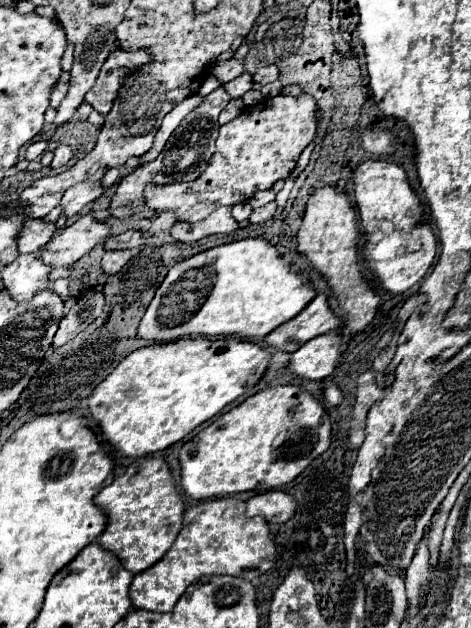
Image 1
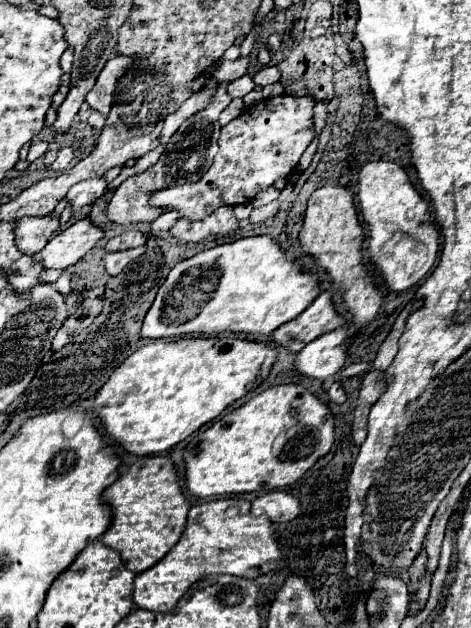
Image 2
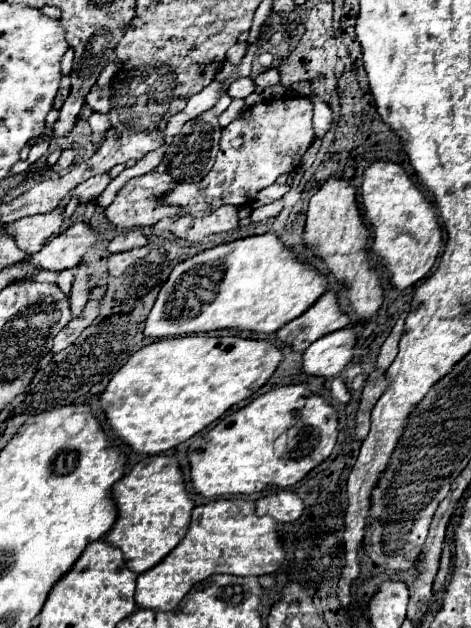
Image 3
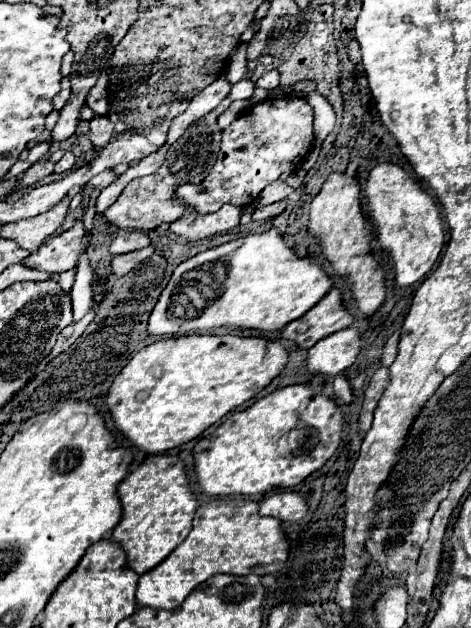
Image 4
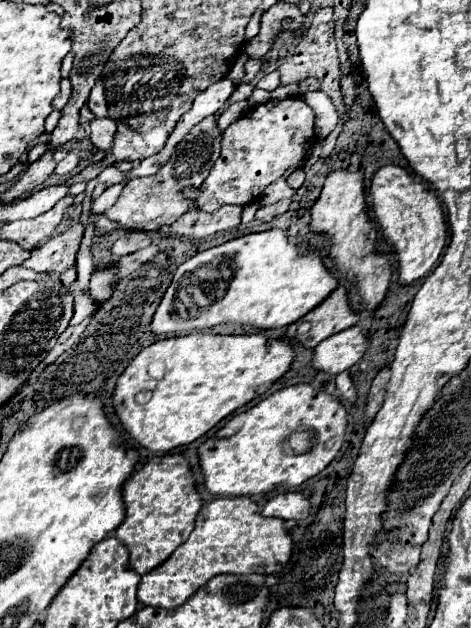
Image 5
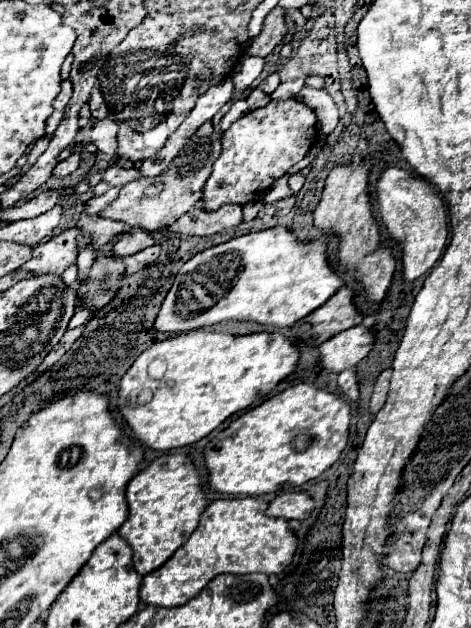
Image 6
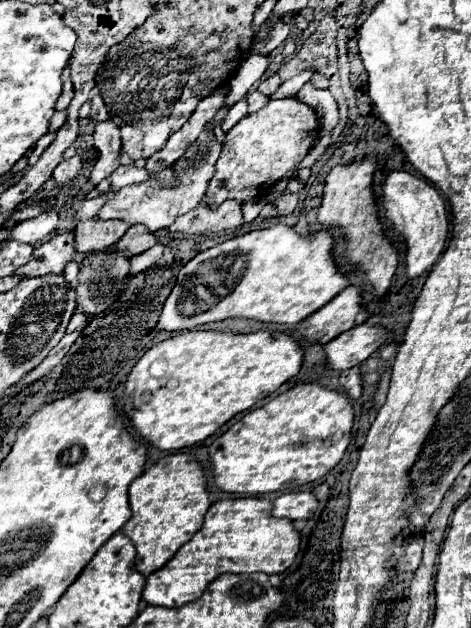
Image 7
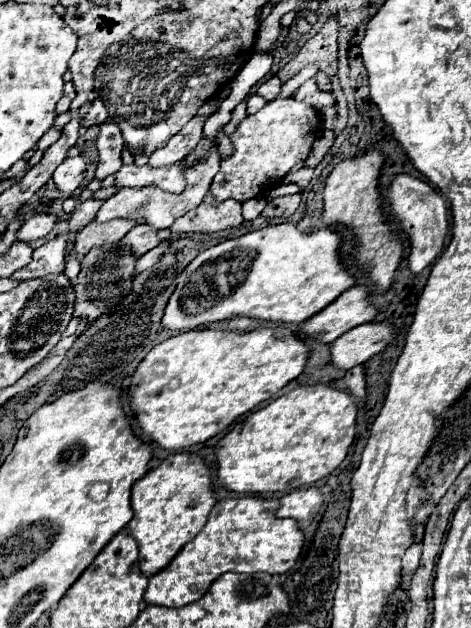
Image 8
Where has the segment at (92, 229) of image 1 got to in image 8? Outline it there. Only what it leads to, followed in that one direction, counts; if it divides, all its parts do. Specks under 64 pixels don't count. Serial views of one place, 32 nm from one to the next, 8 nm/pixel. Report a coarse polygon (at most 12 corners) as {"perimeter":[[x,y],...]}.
{"perimeter":[[60,234],[32,254],[16,280],[64,272],[68,236]]}

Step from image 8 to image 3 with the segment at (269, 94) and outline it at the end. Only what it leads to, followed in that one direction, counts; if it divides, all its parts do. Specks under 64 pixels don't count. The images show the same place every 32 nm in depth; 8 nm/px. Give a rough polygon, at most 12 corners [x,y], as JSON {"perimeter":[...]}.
{"perimeter":[[278,68],[264,70],[254,82],[266,88],[280,80]]}

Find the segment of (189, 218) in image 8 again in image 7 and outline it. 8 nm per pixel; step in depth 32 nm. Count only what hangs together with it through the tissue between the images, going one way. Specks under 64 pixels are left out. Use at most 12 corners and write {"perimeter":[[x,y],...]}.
{"perimeter":[[204,202],[180,216],[172,234],[216,234],[240,226],[238,202]]}

